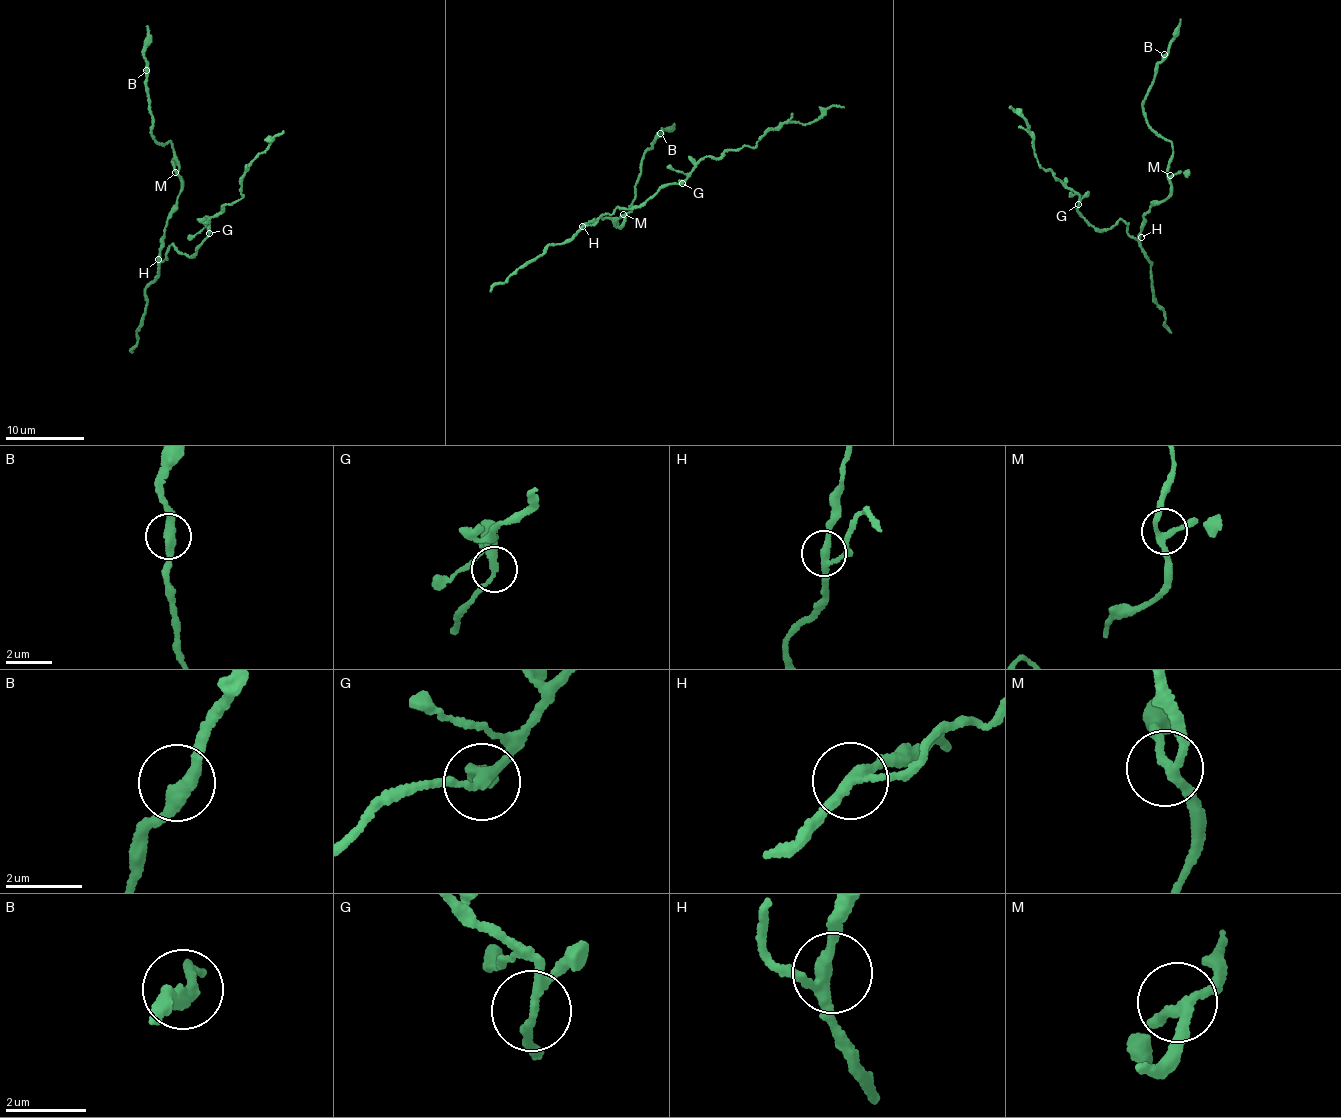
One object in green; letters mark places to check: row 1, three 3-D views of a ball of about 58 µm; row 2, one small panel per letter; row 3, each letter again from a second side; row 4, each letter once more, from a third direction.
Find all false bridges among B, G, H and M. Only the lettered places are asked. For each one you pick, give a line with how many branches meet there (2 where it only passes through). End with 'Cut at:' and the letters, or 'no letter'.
Cut at: no letter

